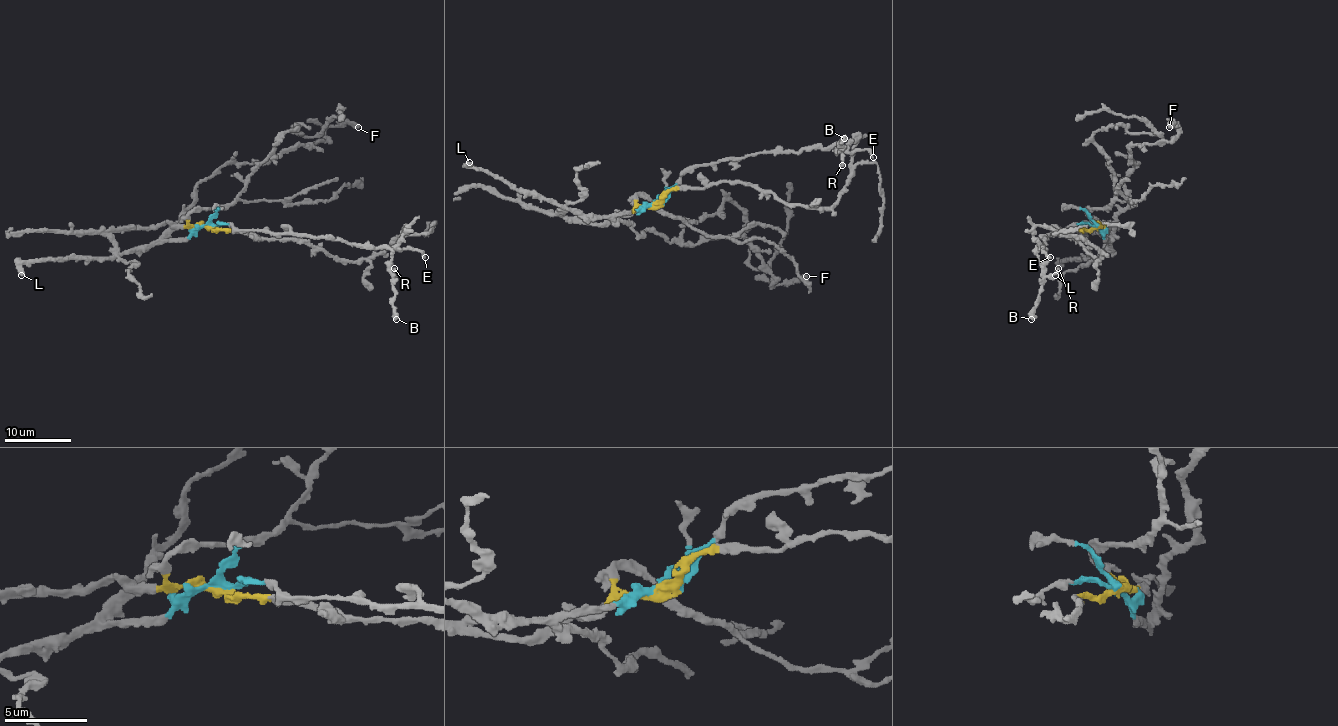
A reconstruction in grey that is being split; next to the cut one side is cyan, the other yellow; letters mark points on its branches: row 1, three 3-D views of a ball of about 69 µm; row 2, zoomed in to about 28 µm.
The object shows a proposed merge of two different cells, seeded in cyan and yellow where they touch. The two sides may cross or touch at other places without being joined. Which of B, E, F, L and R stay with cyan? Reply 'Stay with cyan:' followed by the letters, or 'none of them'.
Stay with cyan: B, E, F, L, R

